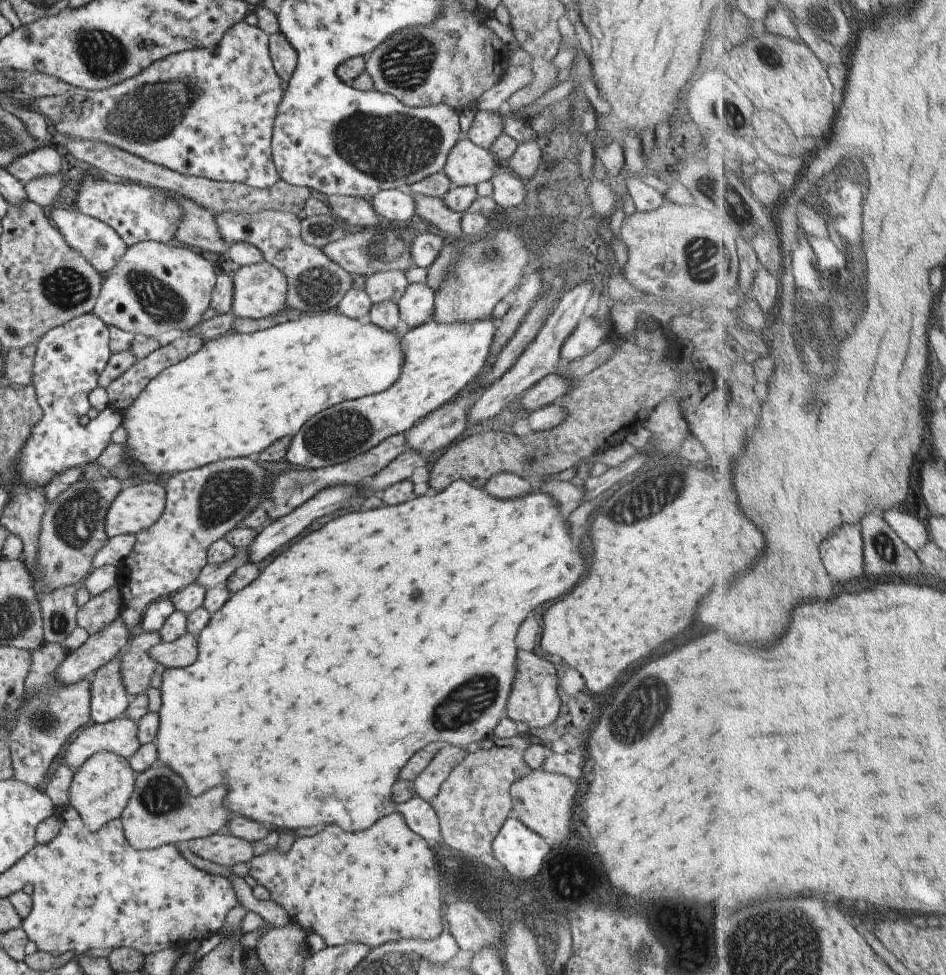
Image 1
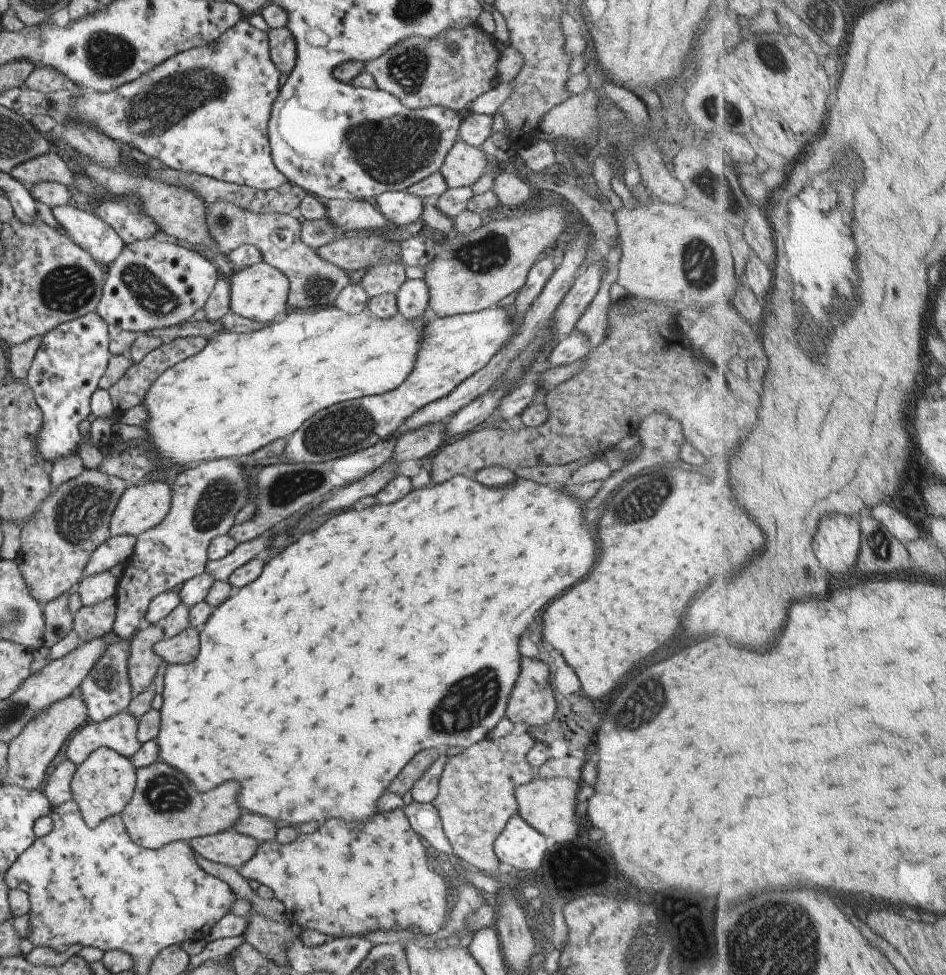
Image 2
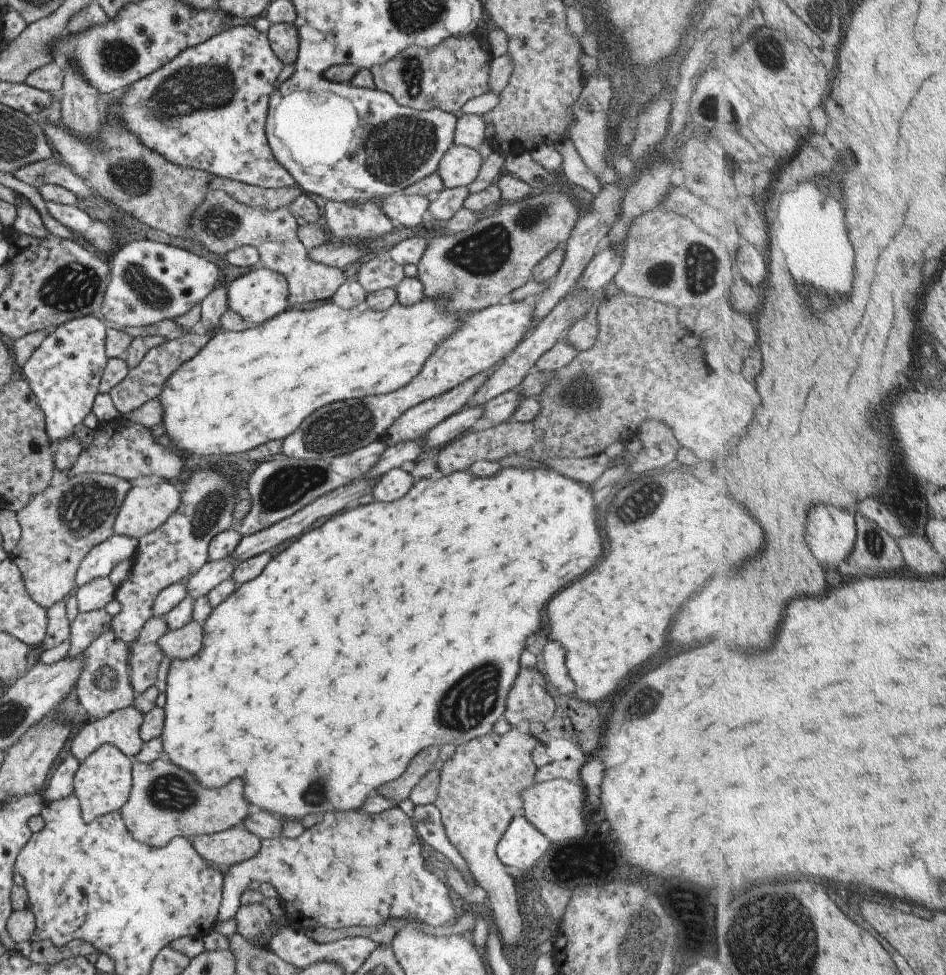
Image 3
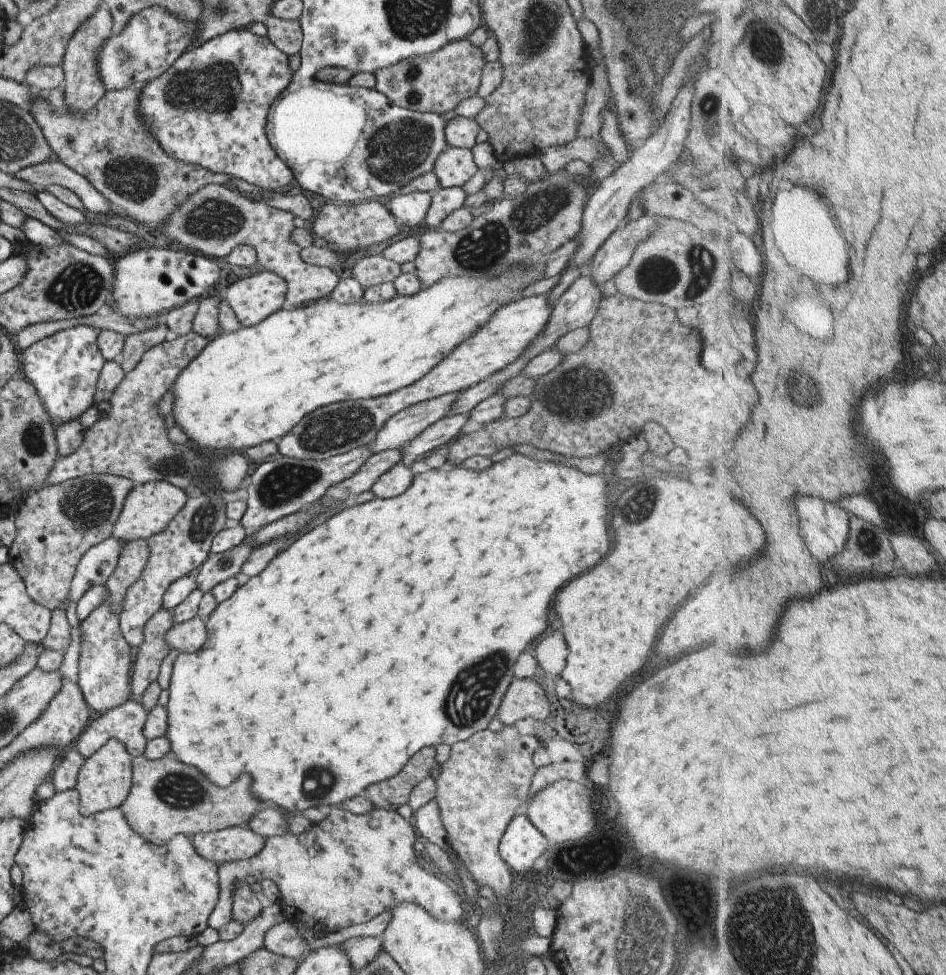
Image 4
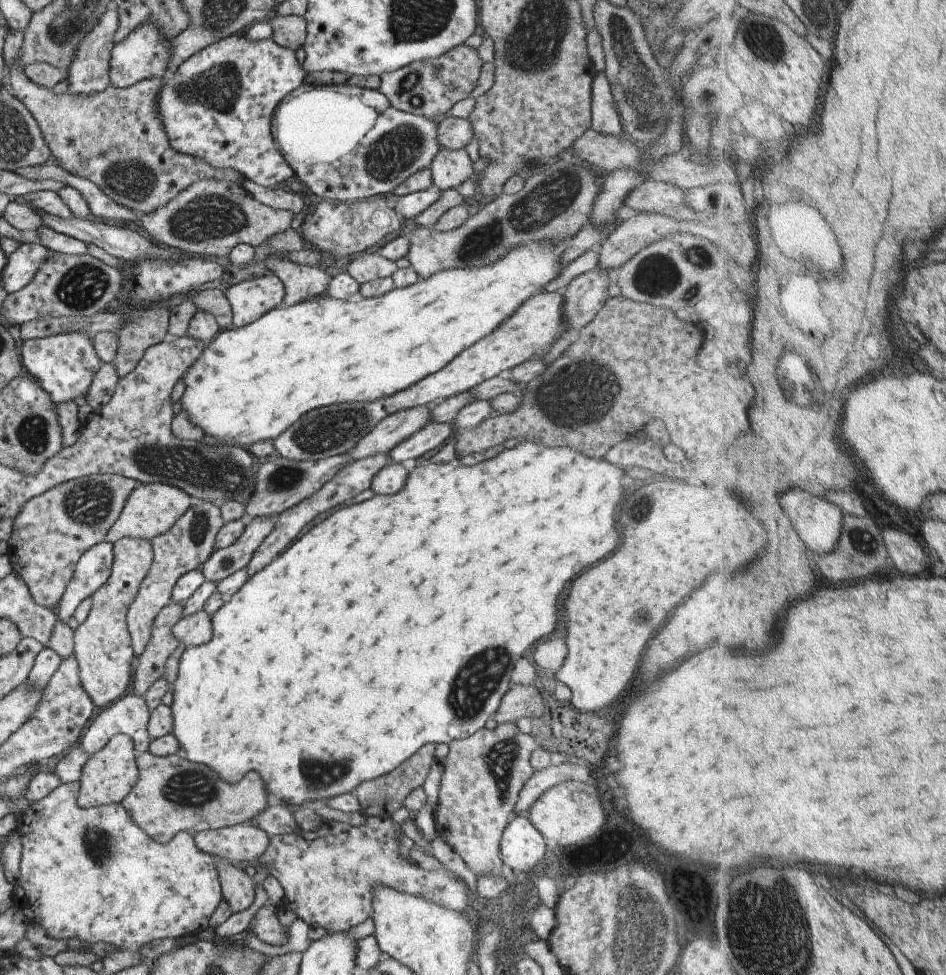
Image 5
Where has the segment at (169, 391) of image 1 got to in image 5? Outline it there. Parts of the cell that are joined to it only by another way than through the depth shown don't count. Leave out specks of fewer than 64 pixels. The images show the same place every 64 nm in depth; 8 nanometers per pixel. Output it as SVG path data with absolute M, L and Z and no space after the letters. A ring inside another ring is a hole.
M527 242L527 244L509 246L489 266L481 266L481 268L475 268L475 270L457 270L457 268L441 270L441 272L431 274L429 278L419 278L411 286L393 288L393 290L389 290L389 292L385 292L381 296L375 296L375 298L357 296L354 299L339 300L323 294L315 299L300 302L289 308L281 308L280 306L272 308L269 312L265 312L261 318L257 318L255 322L246 324L244 327L219 330L214 339L205 345L201 356L183 374L184 391L180 398L181 410L185 410L185 414L187 414L191 424L201 428L204 439L210 440L217 445L231 444L231 446L246 449L250 444L264 440L272 441L273 438L277 438L289 424L293 424L301 414L305 414L309 410L323 408L323 406L329 406L329 404L339 404L339 402L375 402L375 400L393 396L393 394L409 388L415 382L419 382L425 376L437 372L439 368L449 364L455 358L455 355L463 352L463 348L469 348L479 338L483 338L489 332L493 332L501 322L505 322L509 318L509 314L515 308L519 308L527 298L531 298L545 284L549 284L553 278L557 278L563 267L561 258L555 254L555 248L549 242Z

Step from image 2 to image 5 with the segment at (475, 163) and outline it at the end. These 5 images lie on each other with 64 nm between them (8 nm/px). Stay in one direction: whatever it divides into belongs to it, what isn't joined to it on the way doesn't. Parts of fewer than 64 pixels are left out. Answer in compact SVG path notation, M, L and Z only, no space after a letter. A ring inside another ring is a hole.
M439 149L428 166L432 188L440 191L455 188L467 178L475 176L471 163L464 149Z

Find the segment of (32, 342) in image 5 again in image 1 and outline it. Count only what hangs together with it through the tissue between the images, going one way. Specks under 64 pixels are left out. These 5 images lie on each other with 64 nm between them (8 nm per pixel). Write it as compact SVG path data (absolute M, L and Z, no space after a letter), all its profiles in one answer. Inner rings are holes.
M87 313L65 324L53 327L36 340L31 372L31 386L35 388L42 418L31 428L21 450L15 454L15 470L27 488L45 488L53 476L67 468L80 468L95 462L109 444L109 435L118 425L118 411L103 410L86 426L77 420L89 410L87 396L96 387L96 380L109 355L108 325L93 313Z

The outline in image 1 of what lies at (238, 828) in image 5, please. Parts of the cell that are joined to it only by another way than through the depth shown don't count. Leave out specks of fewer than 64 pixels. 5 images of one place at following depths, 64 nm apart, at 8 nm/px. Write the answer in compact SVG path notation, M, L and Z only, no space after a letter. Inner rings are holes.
M224 831L191 839L187 841L187 846L196 856L231 869L246 865L253 856L250 842L235 838Z

